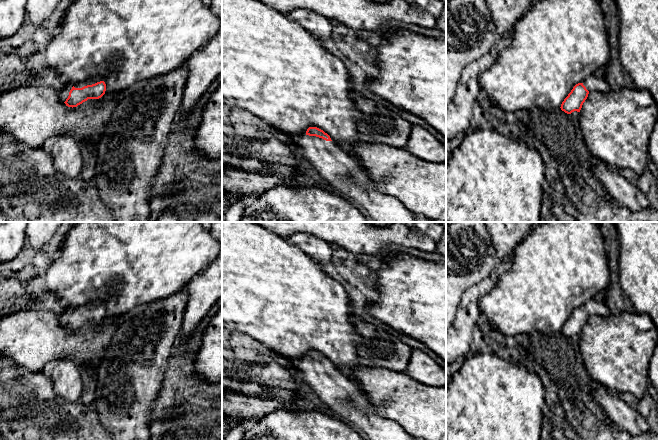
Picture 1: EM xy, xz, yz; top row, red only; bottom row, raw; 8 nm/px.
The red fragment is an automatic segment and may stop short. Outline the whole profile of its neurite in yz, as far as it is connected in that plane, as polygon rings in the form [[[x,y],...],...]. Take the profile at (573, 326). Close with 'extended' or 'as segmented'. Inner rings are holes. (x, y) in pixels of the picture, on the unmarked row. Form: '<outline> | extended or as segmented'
[[[589,300],[583,307],[576,308],[561,328],[561,334],[567,338],[580,336],[583,327],[591,315],[609,316],[612,312],[604,301]]] | extended

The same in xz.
[[[309,351],[306,358],[295,363],[298,377],[334,412],[354,423],[370,440],[415,440],[397,422],[379,416],[359,388],[332,366],[330,360],[317,351]]] | extended

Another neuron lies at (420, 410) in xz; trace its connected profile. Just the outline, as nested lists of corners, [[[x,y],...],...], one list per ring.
[[[358,366],[353,371],[353,377],[359,382],[360,392],[379,416],[397,422],[413,439],[446,440],[446,386],[427,386],[406,373],[386,368]]]

